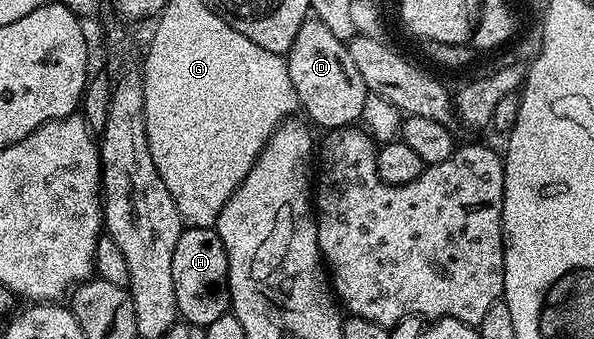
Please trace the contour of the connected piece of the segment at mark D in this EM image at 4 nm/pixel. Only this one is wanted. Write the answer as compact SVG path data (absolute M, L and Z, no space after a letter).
M313 18L304 21L284 59L301 111L306 111L305 119L311 125L333 130L351 127L363 119L368 95L364 78L360 78L360 70L352 62L349 47L324 22Z

